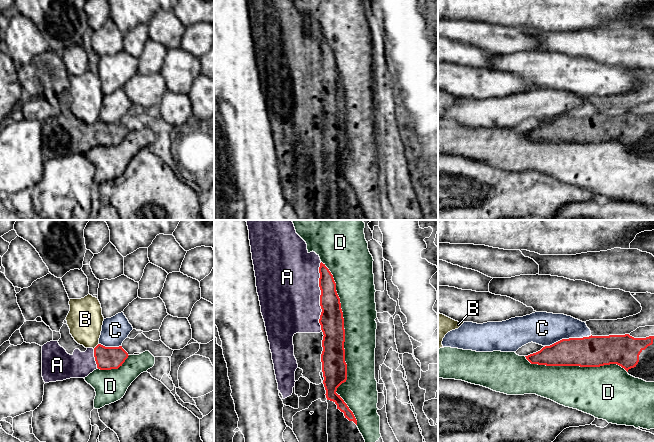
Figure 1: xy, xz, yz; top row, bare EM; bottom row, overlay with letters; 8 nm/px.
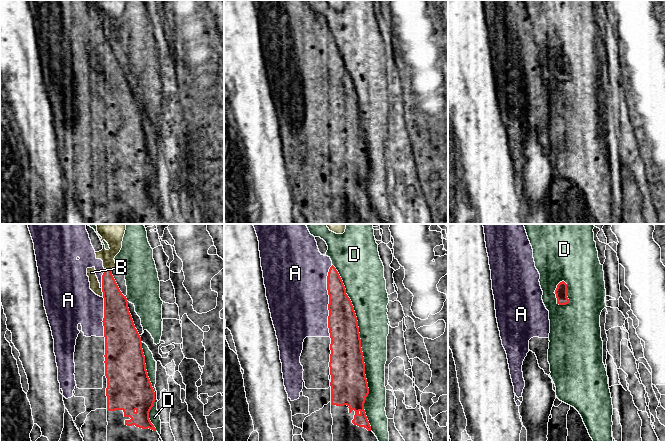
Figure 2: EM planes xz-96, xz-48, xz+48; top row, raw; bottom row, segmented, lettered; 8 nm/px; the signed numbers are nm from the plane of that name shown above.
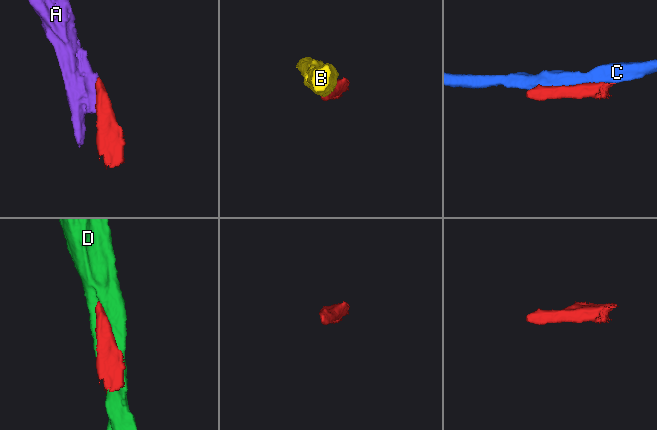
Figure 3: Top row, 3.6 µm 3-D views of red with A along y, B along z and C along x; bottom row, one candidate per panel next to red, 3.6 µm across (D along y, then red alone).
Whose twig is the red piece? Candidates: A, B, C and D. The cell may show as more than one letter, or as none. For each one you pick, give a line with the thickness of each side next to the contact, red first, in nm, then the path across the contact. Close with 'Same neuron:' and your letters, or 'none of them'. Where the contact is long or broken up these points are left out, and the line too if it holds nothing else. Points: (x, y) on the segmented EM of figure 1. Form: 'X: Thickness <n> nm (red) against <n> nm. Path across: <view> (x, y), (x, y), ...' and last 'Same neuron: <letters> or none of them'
A: Thickness 190 nm (red) against 500 nm
Same neuron: A

